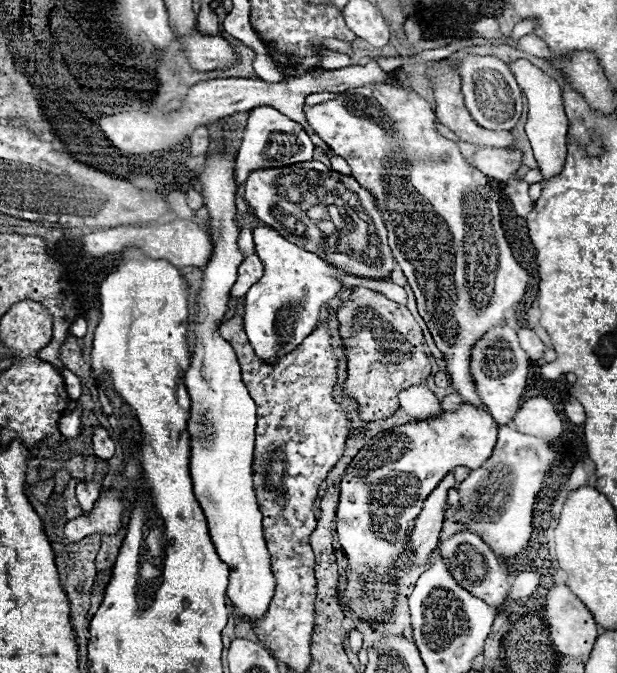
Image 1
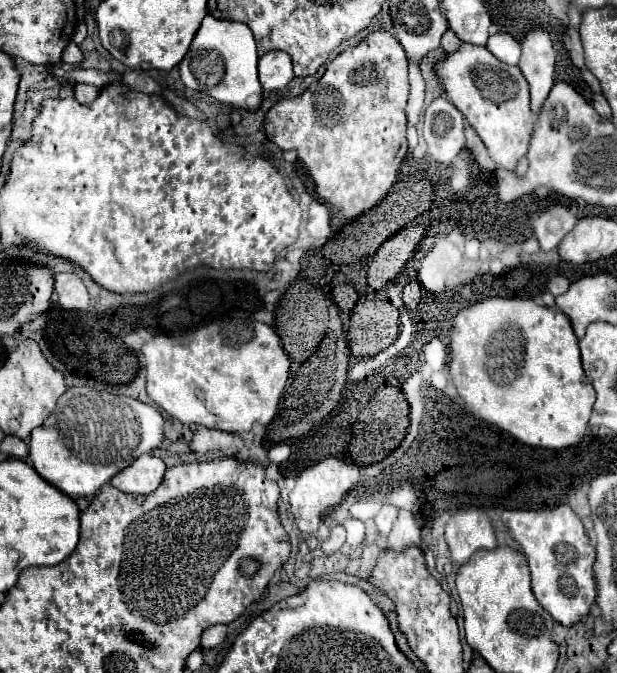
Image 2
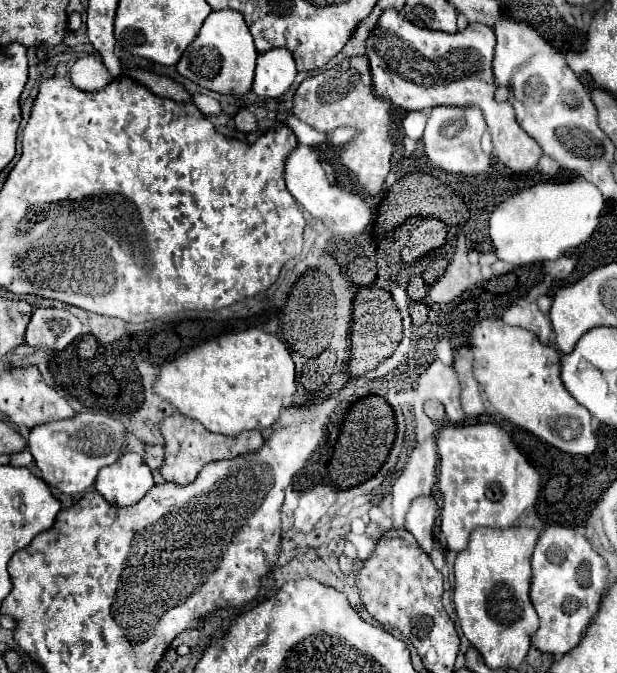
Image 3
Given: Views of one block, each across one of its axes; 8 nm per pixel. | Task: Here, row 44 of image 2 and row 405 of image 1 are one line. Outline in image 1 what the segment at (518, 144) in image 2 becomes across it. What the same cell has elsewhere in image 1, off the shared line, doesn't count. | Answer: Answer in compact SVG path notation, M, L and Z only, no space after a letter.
M464 402L454 412L384 430L356 454L340 482L336 532L350 566L344 600L358 616L382 618L392 610L396 594L392 564L404 552L408 522L416 518L422 502L456 466L476 470L490 458L496 430L498 424L488 410Z

